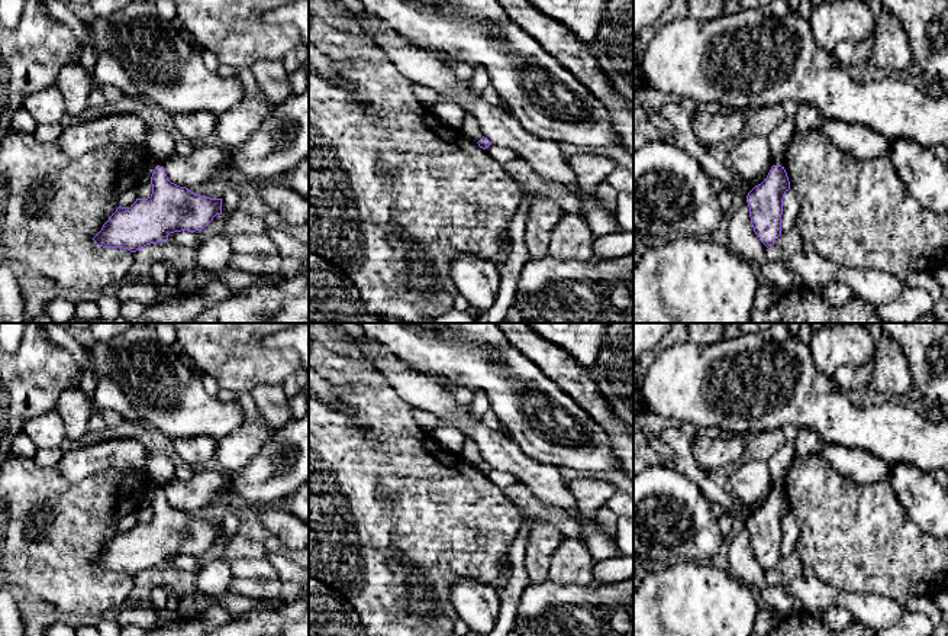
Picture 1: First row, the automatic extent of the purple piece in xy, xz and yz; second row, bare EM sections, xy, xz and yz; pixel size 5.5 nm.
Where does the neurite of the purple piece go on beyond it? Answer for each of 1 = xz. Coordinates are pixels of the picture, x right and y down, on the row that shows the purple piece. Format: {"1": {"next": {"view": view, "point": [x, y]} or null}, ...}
{"1": {"next": null}}

